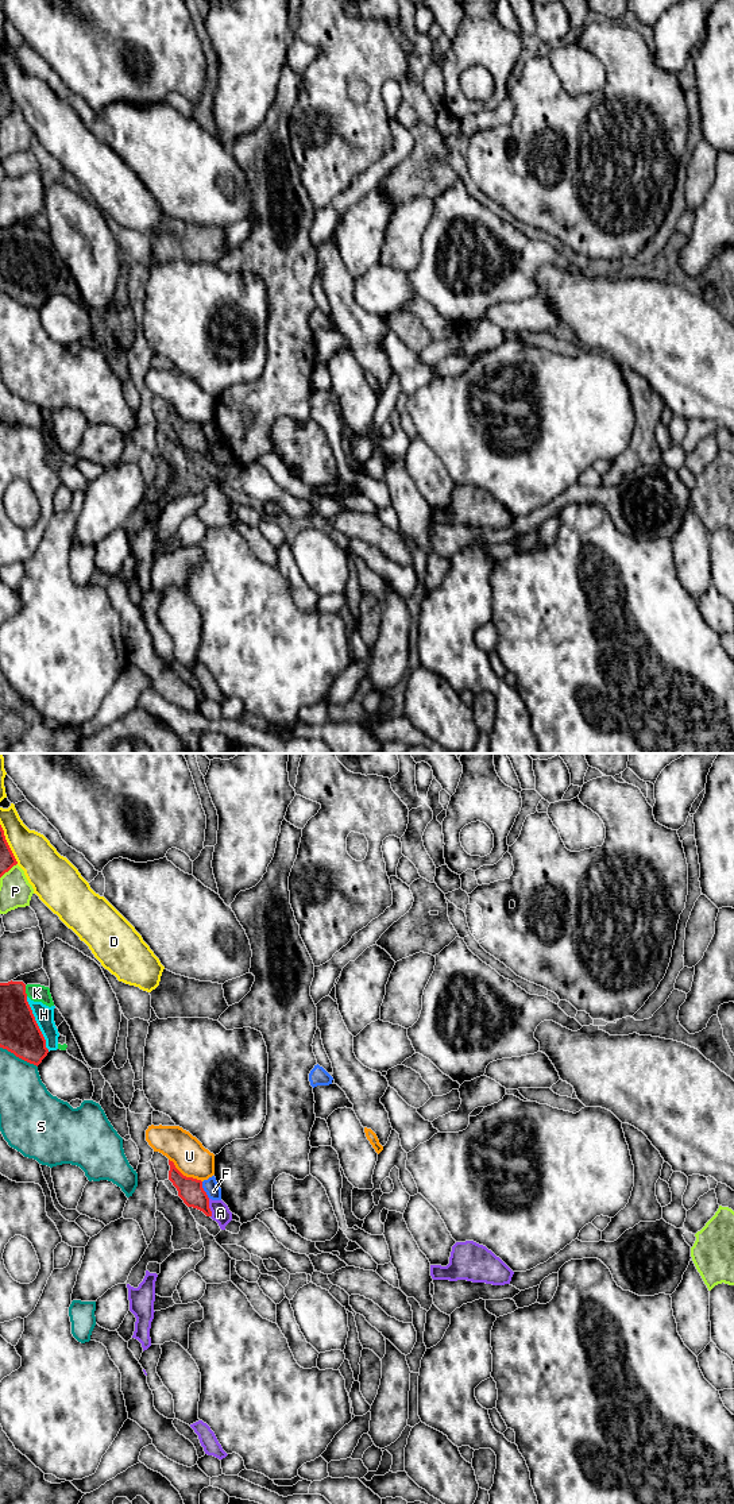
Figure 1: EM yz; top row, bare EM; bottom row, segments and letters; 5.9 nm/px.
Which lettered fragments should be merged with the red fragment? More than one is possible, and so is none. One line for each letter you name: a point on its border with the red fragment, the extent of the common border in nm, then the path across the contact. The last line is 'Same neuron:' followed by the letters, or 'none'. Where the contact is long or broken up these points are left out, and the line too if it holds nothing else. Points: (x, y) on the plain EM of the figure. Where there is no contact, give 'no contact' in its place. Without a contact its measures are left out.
H: meets red in yz at (37, 267); contact 360 nm long
K: meets red in yz at (24, 235); contact 70 nm long
Same neuron: H, K

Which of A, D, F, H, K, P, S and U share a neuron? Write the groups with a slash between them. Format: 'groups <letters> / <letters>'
groups A / D / F / H K / P / S / U

